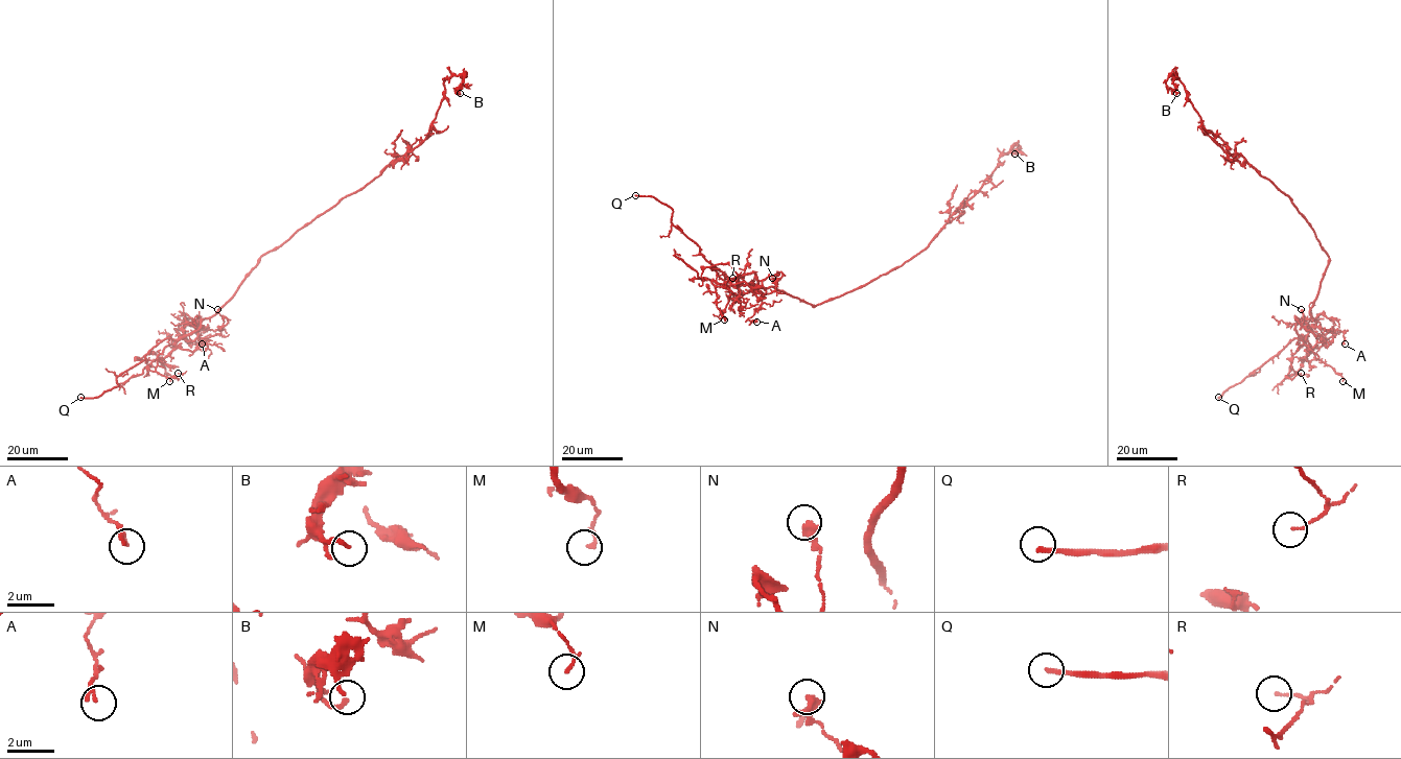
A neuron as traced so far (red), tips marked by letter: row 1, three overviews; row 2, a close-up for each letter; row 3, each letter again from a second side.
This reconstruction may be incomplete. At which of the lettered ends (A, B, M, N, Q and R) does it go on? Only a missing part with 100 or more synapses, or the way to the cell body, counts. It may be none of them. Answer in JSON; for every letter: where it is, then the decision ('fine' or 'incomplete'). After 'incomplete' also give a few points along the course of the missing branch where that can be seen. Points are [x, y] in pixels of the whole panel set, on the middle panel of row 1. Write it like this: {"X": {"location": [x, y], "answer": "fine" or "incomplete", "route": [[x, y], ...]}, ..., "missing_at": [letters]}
{"A": {"location": [756, 322], "answer": "fine"}, "B": {"location": [1014, 153], "answer": "fine"}, "M": {"location": [724, 319], "answer": "fine"}, "N": {"location": [772, 278], "answer": "fine"}, "Q": {"location": [635, 195], "answer": "incomplete", "route": [[635, 195], [577, 194], [566, 185]]}, "R": {"location": [732, 278], "answer": "fine"}, "missing_at": ["Q"]}

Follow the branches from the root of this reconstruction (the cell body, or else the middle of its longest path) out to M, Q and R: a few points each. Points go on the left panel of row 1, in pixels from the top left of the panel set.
M: (290, 238), (265, 253), (213, 315), (157, 360), (162, 360), (169, 381)
Q: (290, 238), (265, 253), (236, 292), (199, 329), (164, 338), (116, 378), (117, 386), (95, 398), (80, 397)
R: (290, 238), (265, 253), (199, 329), (164, 349), (156, 370), (178, 373)

